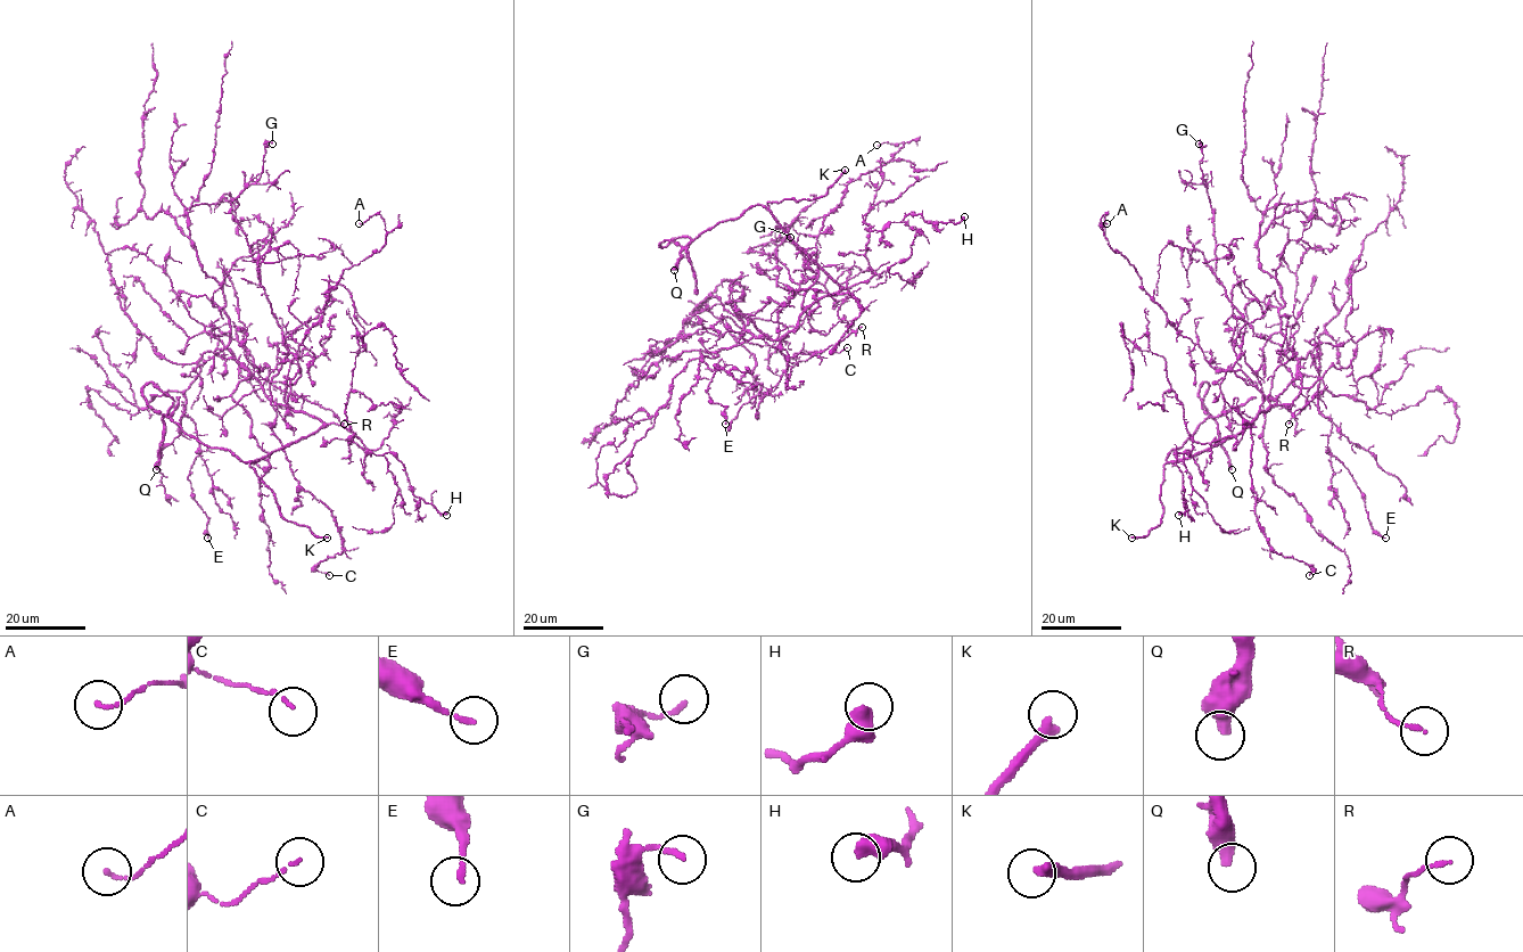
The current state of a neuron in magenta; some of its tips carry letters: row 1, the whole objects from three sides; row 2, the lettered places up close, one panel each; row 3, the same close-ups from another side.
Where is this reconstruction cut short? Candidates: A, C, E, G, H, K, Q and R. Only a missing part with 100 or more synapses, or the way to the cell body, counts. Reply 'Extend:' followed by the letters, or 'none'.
Extend: K, Q

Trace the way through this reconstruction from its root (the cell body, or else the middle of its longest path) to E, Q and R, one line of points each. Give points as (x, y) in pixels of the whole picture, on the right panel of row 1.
E: (1301, 383), (1299, 360), (1310, 352), (1319, 411), (1332, 424), (1327, 448), (1359, 490), (1372, 527), (1385, 538)
Q: (1301, 383), (1290, 404), (1262, 410), (1240, 433), (1187, 458), (1167, 461), (1167, 456), (1211, 417), (1232, 469)
R: (1301, 383), (1303, 387), (1311, 387), (1322, 379), (1324, 388), (1298, 409), (1289, 424)

